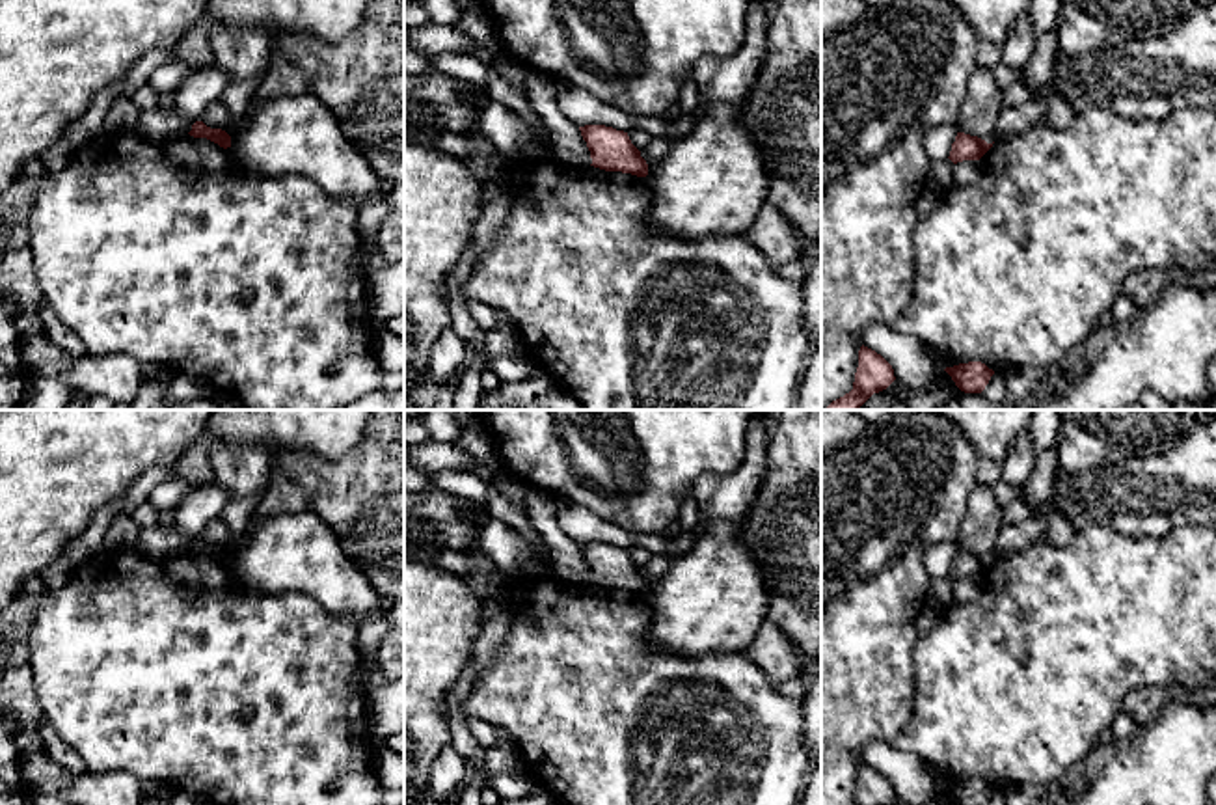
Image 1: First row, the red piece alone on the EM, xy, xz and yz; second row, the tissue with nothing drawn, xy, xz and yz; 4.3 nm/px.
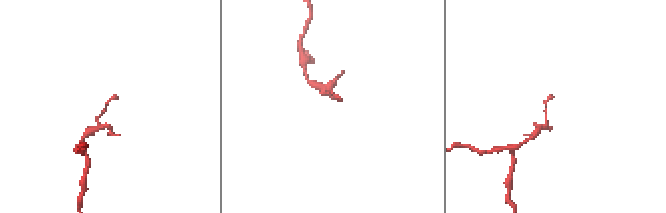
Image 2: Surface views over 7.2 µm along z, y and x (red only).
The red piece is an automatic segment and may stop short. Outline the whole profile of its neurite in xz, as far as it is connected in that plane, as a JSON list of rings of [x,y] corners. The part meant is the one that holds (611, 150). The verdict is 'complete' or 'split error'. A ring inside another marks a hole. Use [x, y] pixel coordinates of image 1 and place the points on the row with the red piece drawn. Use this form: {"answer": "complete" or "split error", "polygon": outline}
{"answer": "complete", "polygon": [[[585,125],[579,130],[590,151],[590,166],[637,177],[648,175],[648,164],[628,132],[605,125]]]}

